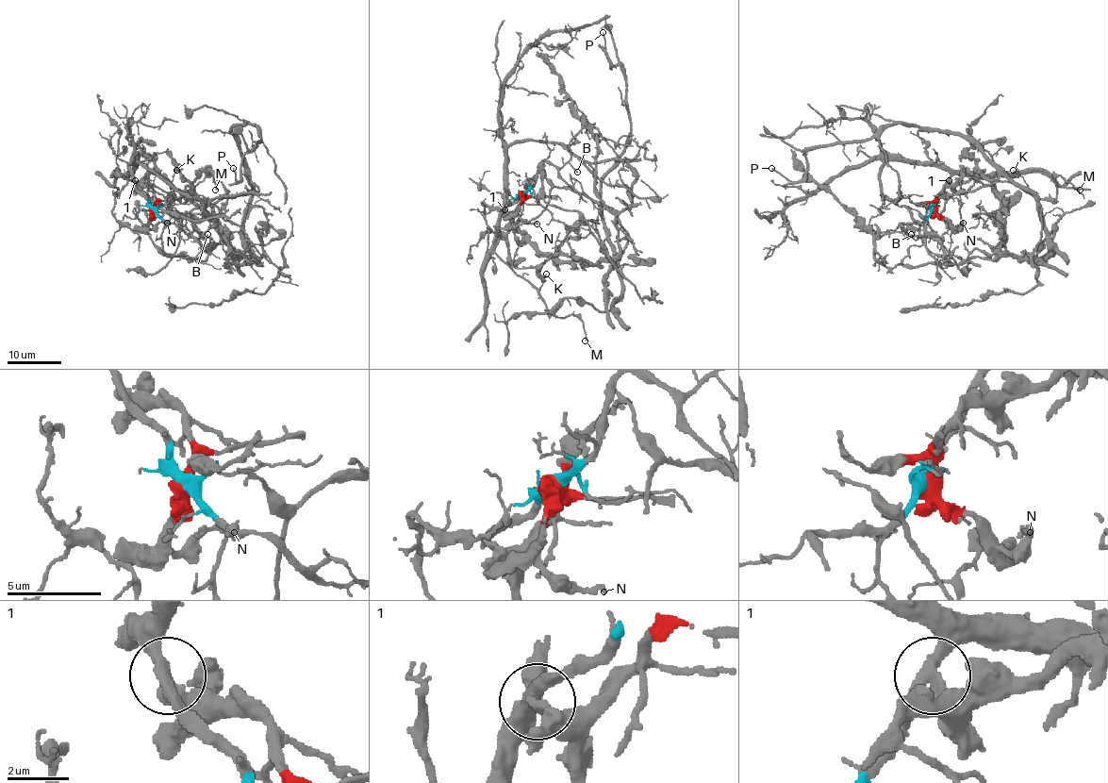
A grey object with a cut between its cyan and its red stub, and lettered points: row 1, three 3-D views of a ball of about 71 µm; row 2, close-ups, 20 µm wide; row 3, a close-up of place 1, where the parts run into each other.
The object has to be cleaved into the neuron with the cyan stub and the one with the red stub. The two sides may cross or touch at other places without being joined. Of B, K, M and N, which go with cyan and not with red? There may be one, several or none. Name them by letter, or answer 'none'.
B, K, M

